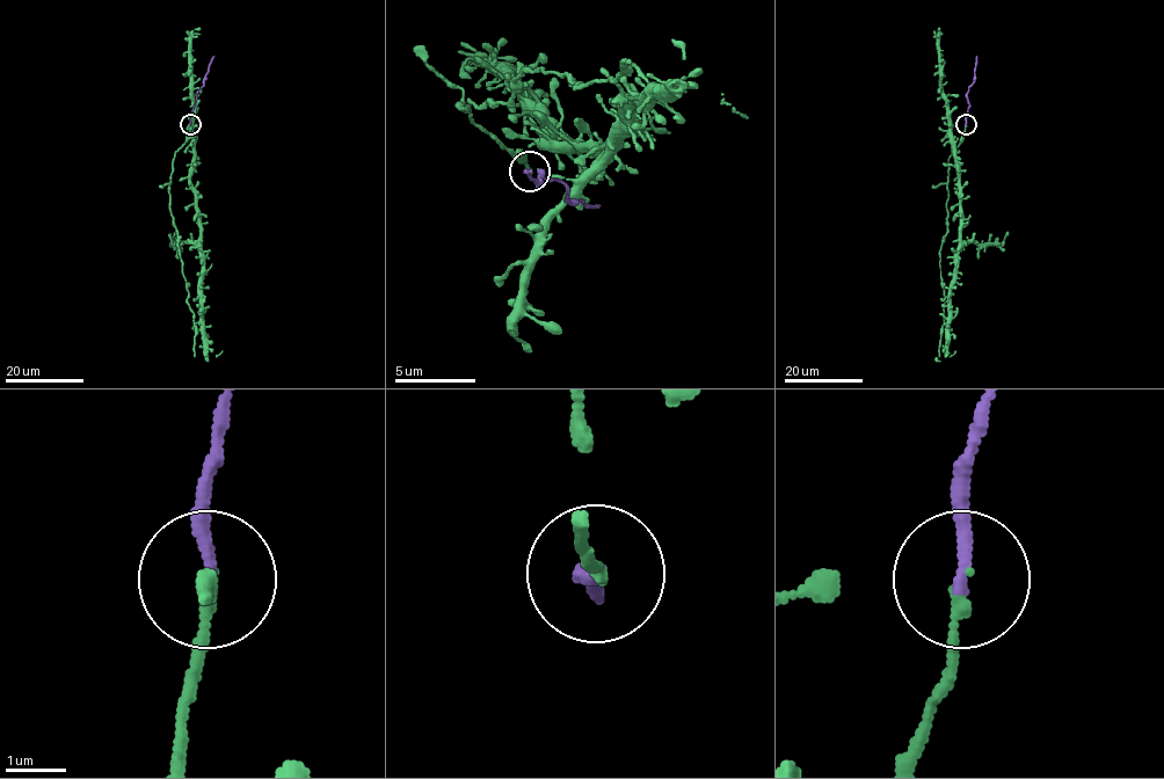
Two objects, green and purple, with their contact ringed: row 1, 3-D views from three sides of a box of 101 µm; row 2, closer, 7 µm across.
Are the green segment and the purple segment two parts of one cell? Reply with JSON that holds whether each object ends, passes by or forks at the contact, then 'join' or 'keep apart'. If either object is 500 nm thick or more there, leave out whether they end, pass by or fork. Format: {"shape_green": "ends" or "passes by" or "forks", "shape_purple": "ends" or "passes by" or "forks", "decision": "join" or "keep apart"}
{"shape_green": "ends", "shape_purple": "ends", "decision": "join"}

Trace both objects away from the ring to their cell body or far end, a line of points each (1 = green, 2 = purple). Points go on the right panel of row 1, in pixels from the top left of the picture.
1: (966, 123), (948, 160), (947, 232), (939, 267), (947, 325), (959, 174), (941, 82), (940, 28)
2: (966, 124), (966, 93), (974, 81), (976, 56)

